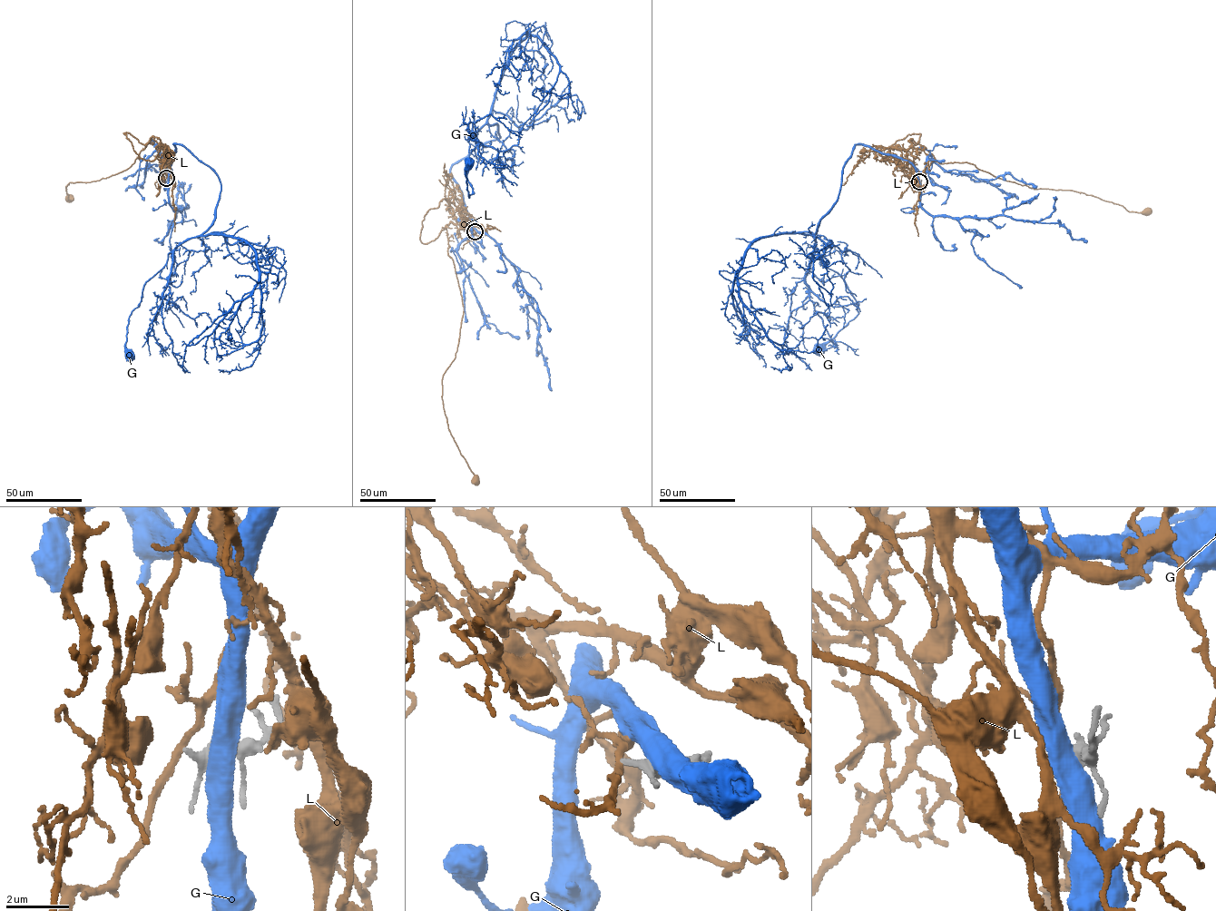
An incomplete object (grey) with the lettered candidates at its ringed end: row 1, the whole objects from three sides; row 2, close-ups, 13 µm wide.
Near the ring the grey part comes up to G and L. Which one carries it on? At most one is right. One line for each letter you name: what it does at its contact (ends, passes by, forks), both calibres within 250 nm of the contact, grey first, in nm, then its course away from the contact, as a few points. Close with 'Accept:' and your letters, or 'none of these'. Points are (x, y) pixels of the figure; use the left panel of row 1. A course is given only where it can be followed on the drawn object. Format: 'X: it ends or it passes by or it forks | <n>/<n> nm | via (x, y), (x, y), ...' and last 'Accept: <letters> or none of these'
Accept: none of these

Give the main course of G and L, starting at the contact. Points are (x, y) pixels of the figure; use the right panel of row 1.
G: (919, 182), (910, 163), (856, 144), (837, 201), (812, 235), (820, 263), (839, 275), (858, 313), (819, 349)
L: (919, 181), (907, 151), (913, 139), (940, 163), (967, 162), (1034, 189), (1071, 190), (1130, 211), (1146, 211)

